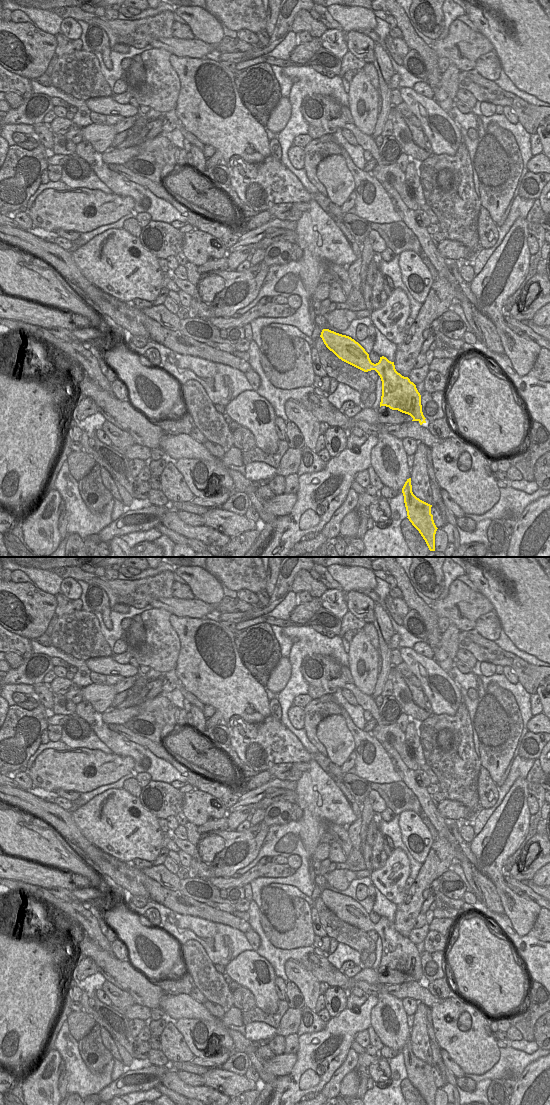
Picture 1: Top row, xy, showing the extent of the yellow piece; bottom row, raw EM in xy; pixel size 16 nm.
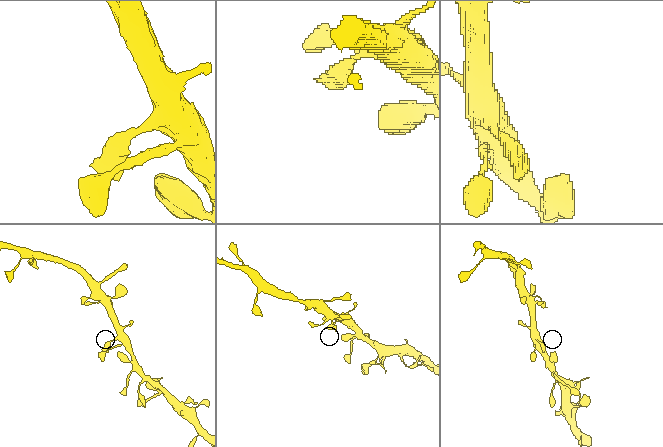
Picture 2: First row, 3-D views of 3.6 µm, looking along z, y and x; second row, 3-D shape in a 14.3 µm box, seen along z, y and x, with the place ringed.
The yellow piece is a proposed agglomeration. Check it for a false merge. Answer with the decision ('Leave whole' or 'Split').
Leave whole.

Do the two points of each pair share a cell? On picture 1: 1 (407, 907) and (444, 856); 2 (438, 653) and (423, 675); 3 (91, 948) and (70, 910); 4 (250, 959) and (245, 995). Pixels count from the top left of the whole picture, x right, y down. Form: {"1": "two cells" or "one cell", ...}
{"1": "one cell", "2": "two cells", "3": "two cells", "4": "two cells"}

